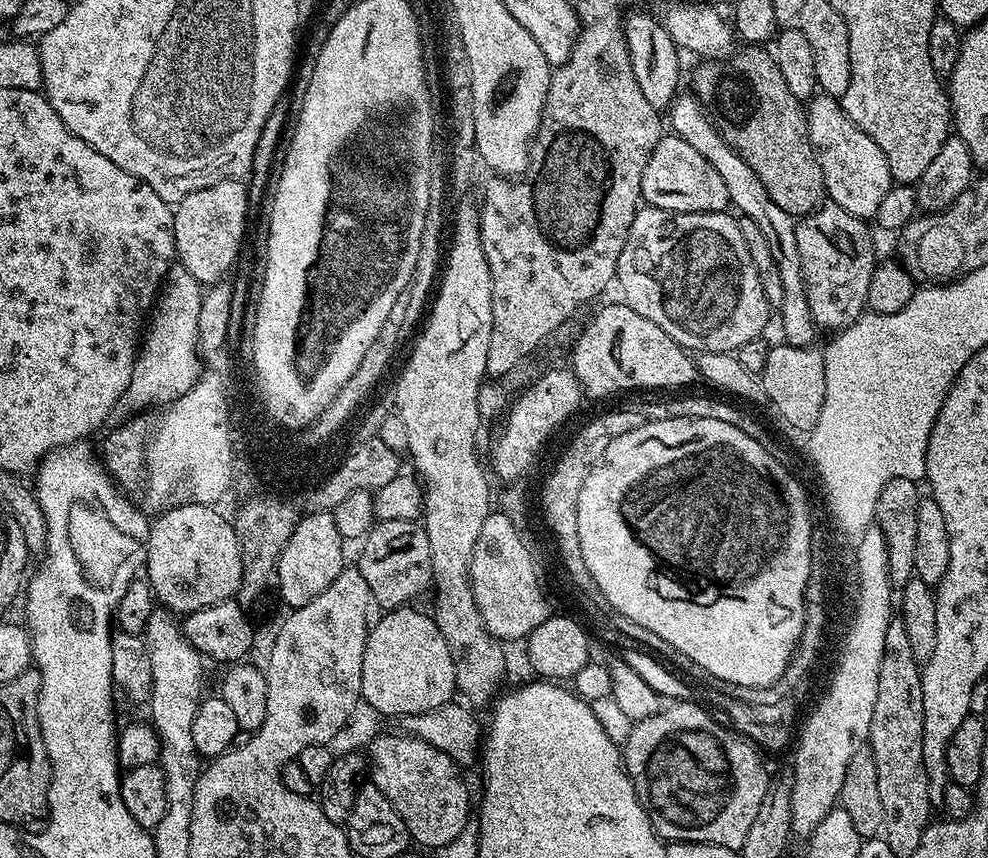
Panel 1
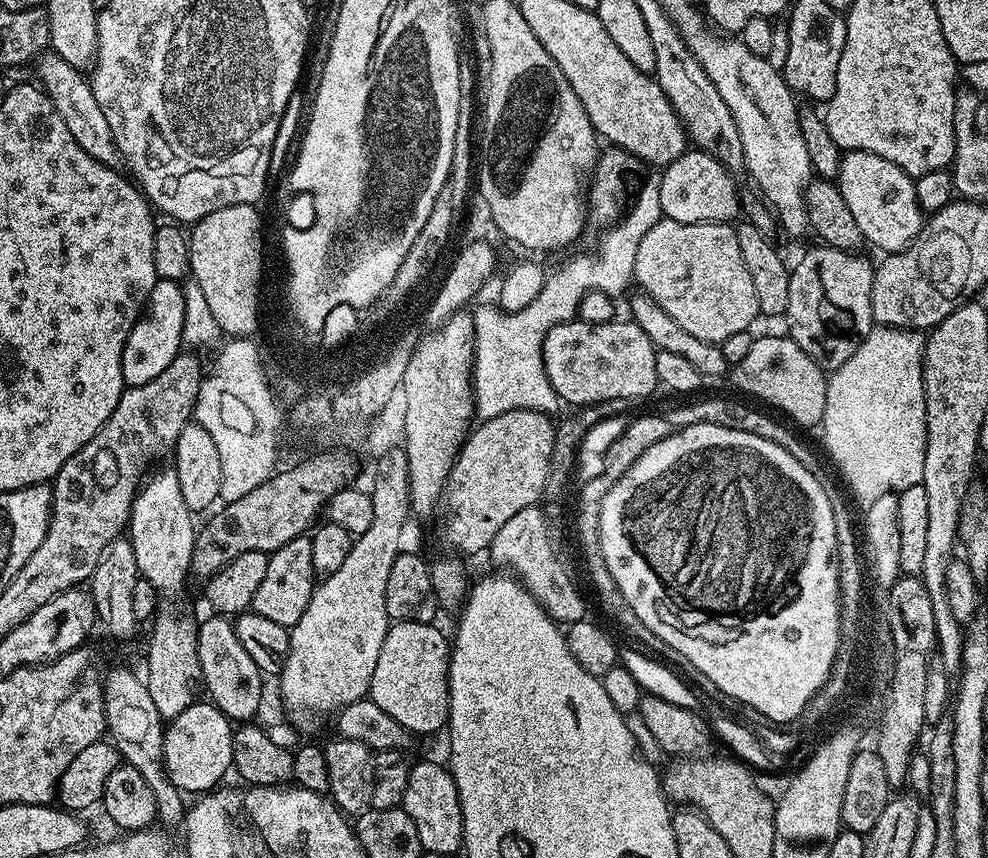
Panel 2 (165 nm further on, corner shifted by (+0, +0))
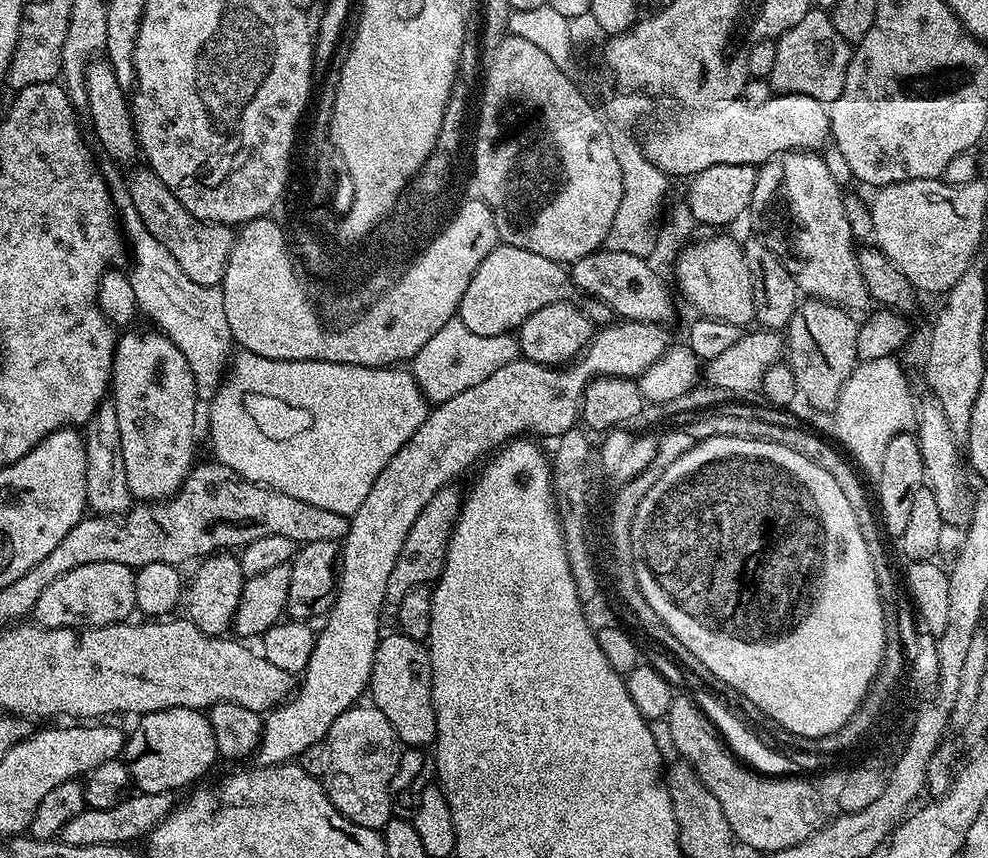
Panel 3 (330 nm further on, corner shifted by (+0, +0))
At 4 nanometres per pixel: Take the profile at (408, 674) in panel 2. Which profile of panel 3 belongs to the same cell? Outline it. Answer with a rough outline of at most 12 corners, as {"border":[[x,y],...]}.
{"border":[[385,635],[370,700],[401,745],[436,738],[432,660],[421,641]]}

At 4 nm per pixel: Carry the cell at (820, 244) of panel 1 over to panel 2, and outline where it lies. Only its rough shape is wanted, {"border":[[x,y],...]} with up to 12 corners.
{"border":[[819,246],[782,317],[824,370],[872,333],[873,261]]}

